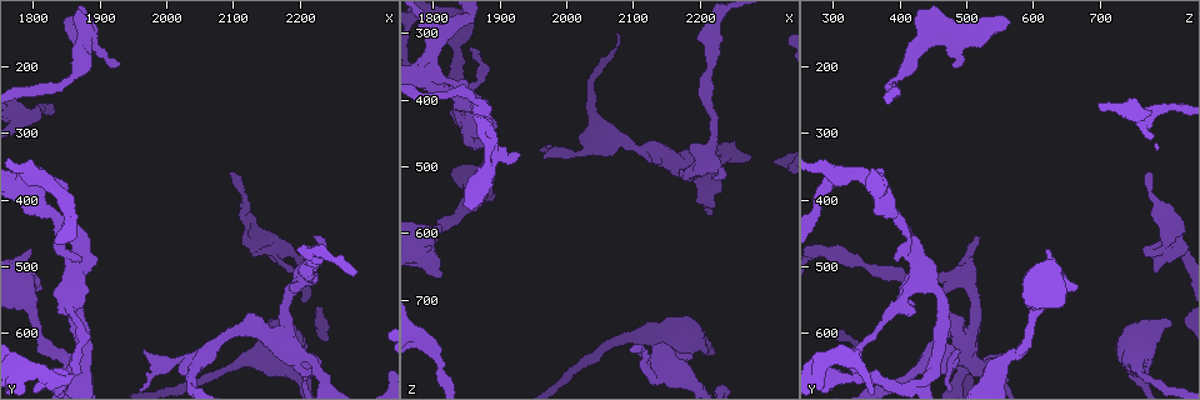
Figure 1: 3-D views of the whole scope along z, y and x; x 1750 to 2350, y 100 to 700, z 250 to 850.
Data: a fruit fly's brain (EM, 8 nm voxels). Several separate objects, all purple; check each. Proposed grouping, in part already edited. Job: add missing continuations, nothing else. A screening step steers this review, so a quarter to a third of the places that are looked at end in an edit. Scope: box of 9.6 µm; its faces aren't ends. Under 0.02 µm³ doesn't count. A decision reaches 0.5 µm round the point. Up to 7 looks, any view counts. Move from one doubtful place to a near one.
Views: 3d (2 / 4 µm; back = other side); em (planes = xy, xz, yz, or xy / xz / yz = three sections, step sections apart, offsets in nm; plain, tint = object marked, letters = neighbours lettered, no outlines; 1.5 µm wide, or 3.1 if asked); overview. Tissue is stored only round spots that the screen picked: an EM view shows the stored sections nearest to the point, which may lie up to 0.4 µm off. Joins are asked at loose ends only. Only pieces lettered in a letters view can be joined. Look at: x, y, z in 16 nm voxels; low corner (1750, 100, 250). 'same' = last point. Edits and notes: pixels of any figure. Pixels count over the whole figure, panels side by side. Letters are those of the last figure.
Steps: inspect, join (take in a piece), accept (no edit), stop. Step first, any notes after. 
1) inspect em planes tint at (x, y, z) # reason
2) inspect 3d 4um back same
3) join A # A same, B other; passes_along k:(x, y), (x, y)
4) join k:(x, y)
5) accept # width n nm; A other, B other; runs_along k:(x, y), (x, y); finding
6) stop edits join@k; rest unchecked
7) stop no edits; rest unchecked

inspect em planes tint at (2135, 490, 770) # an open end

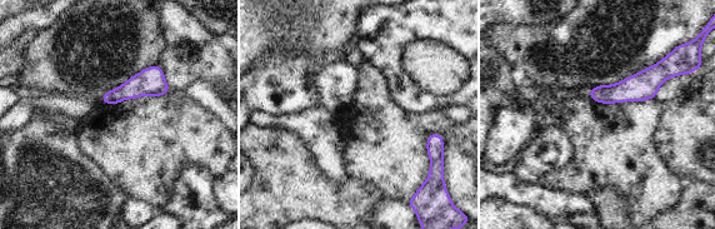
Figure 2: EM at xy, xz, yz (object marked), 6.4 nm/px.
inspect em planes letters same

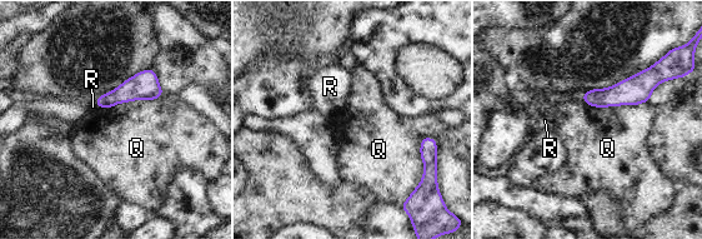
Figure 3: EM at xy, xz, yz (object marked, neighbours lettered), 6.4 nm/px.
accept # Q other, R other; border 3:(581, 98), (596, 106), (648, 100); none of them fits

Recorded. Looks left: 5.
inspect em yz step 8 plain at (1855, 385, 375) # an open end

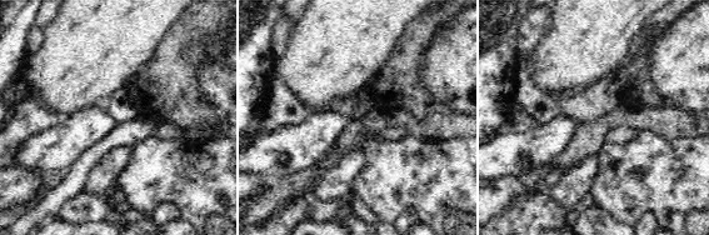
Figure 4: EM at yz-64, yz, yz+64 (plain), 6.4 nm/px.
inspect em yz step 8 letters same # see the neighbours

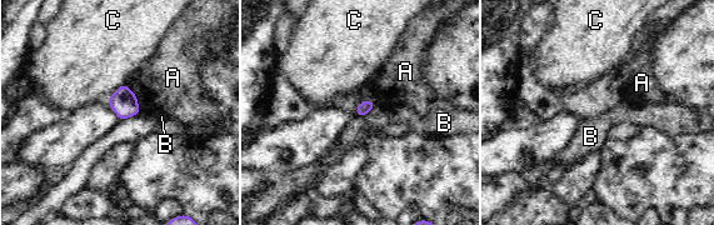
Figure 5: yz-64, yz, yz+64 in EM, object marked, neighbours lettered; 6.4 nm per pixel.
accept # A other, B other, C other; border 5:(374, 104), (365, 114), (355, 116); none of them fits

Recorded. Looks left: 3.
stop no edits; rest unchecked

